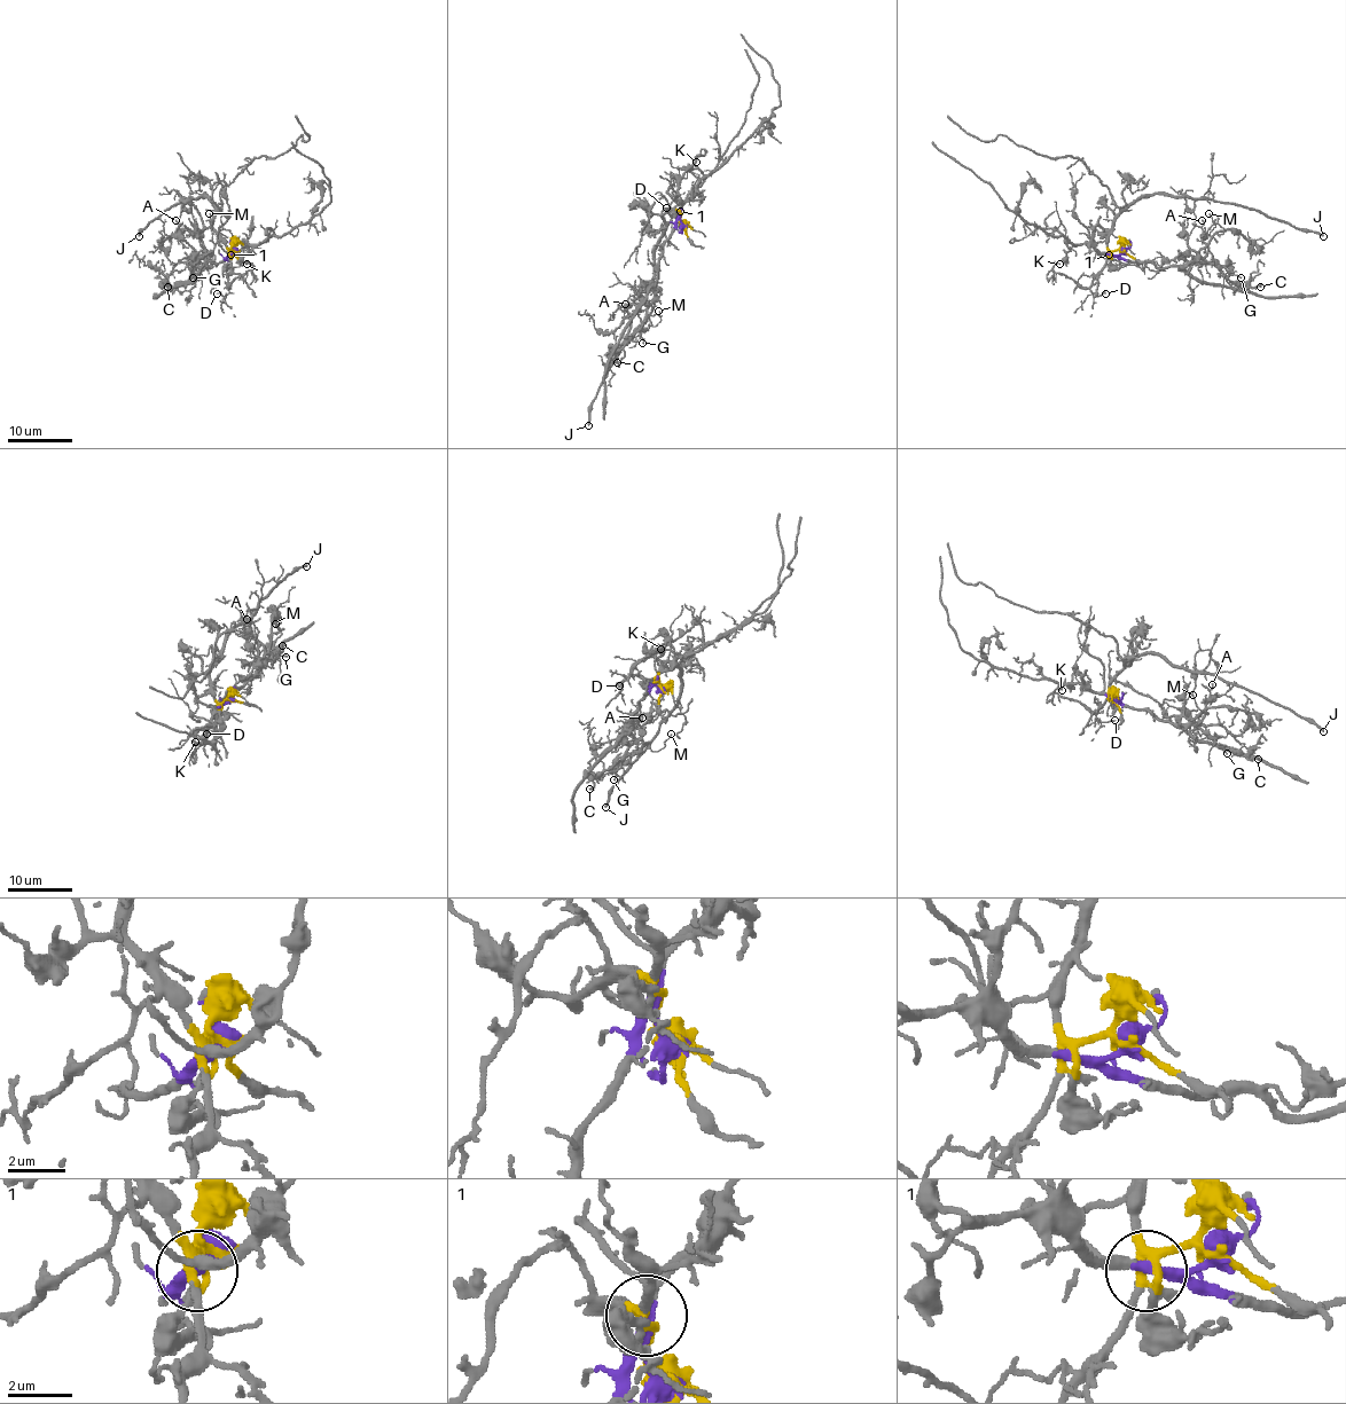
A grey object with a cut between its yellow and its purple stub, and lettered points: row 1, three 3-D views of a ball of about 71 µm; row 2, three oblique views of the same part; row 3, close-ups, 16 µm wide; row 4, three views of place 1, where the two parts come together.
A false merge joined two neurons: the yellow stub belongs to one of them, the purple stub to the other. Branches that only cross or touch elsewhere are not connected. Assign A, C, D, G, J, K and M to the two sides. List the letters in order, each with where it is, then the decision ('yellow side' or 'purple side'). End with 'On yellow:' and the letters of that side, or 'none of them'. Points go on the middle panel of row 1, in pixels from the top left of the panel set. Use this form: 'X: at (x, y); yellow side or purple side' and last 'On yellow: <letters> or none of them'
A: at (625, 304); purple side
C: at (617, 362); purple side
D: at (666, 208); yellow side
G: at (642, 343); purple side
J: at (588, 425); yellow side
K: at (696, 162); yellow side
M: at (658, 311); purple side
On yellow: D, J, K

